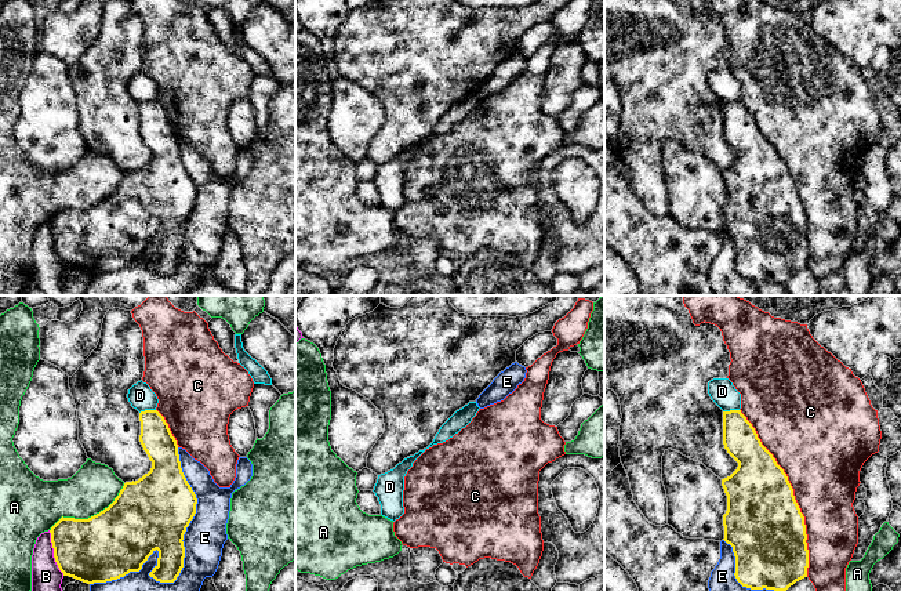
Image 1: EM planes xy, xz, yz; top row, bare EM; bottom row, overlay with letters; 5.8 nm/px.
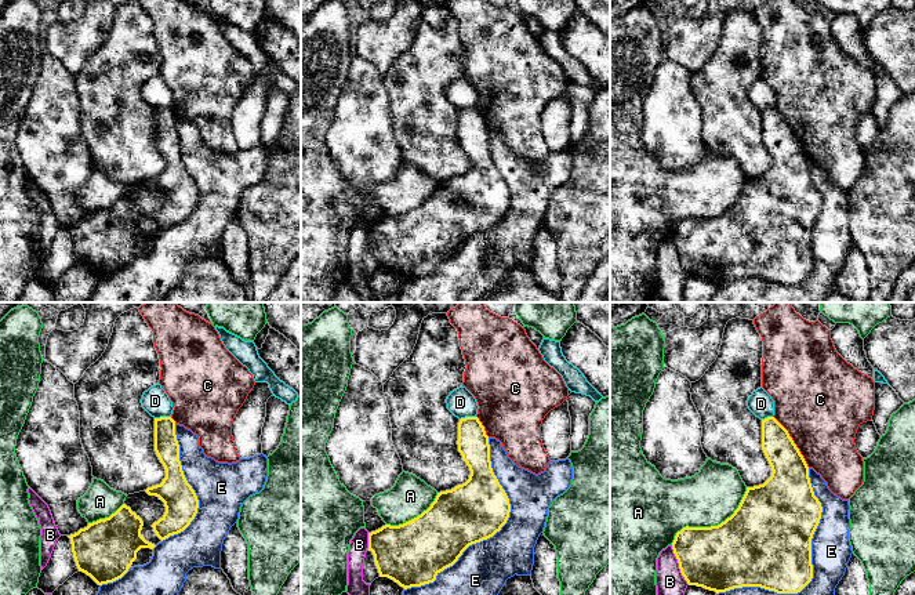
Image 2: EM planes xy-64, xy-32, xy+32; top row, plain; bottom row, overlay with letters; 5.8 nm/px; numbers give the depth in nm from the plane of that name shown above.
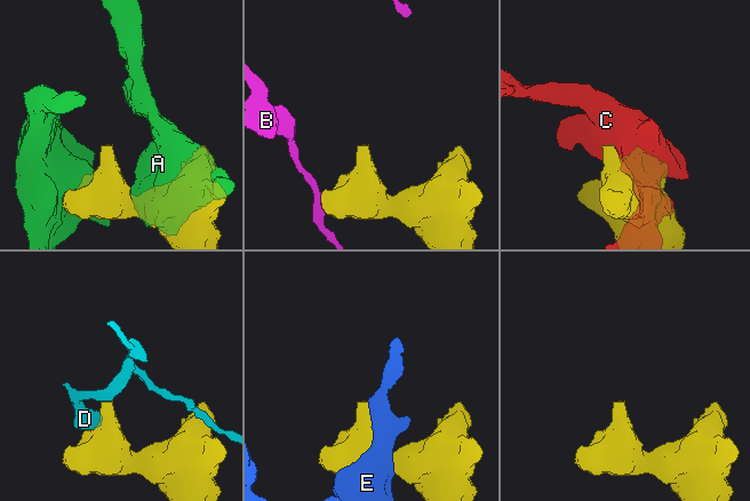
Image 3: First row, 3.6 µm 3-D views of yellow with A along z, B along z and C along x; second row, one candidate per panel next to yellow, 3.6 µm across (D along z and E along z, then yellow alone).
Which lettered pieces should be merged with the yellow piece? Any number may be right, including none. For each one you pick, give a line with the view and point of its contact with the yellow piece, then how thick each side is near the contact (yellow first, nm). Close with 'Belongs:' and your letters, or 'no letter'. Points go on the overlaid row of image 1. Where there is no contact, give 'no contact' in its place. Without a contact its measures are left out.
Belongs: no letter

